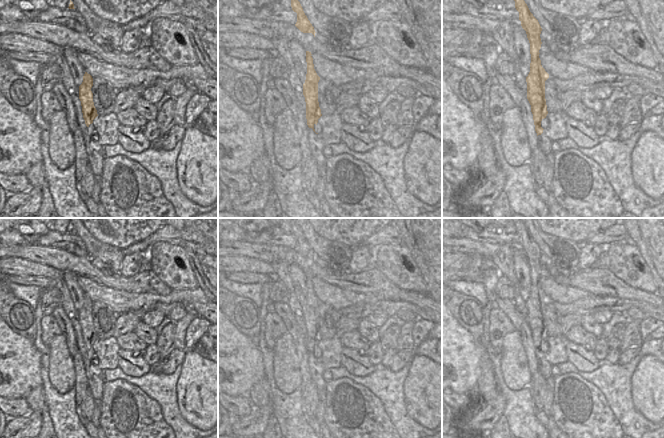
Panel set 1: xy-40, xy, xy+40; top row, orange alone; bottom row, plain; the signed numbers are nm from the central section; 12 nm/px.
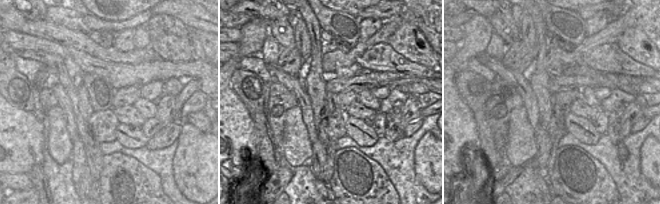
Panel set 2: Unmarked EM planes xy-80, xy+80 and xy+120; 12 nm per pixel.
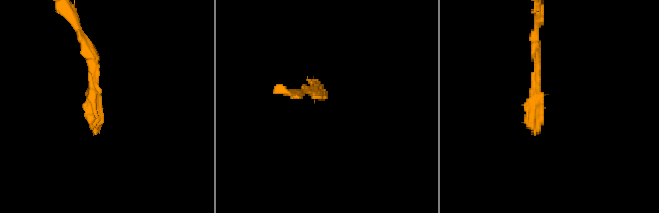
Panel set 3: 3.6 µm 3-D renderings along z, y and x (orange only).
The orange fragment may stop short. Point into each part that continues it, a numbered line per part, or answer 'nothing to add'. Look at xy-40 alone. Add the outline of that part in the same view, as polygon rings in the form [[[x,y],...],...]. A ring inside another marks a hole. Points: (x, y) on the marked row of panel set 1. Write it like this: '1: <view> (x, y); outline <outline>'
1: xy-40 (93, 148); outline [[[80,111],[77,115],[78,126],[80,127],[83,134],[86,154],[89,158],[91,170],[95,177],[100,178],[102,174],[104,158],[102,154],[102,145],[98,142],[98,135],[94,130],[93,124],[90,124],[88,127],[86,126],[82,111]]]

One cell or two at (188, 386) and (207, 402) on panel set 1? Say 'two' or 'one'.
one

